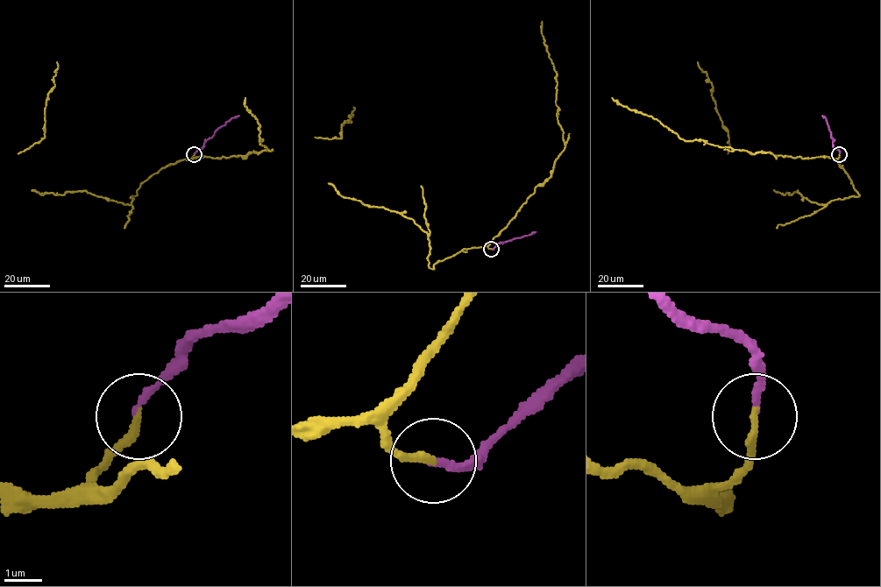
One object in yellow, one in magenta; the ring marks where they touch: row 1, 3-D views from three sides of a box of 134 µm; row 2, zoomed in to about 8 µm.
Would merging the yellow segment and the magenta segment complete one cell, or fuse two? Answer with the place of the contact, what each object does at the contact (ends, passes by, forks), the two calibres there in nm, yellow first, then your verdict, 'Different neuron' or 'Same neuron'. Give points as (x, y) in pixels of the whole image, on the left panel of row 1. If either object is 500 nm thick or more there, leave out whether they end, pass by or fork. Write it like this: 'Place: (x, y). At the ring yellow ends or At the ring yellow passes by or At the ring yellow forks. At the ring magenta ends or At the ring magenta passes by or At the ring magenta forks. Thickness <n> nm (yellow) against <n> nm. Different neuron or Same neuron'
Place: (194, 154). At the ring yellow ends. At the ring magenta ends. Thickness 220 nm (yellow) against 160 nm. Different neuron

